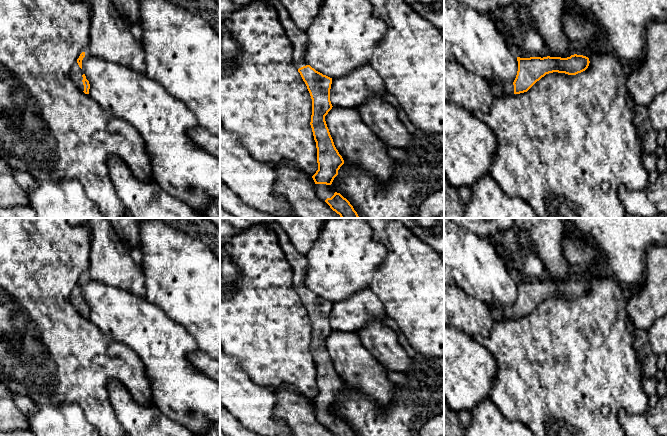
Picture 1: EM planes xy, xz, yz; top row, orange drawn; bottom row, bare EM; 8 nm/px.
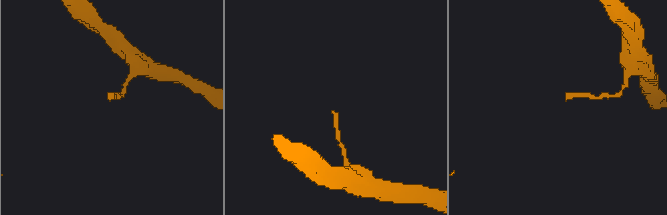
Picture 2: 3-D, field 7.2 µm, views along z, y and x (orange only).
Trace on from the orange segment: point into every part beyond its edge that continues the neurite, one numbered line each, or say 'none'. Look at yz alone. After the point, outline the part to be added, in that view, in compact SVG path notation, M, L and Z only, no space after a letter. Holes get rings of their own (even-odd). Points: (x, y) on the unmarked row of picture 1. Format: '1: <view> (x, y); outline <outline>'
1: yz (498, 314); outline M513 307L489 308L489 313L495 322L514 318Z

